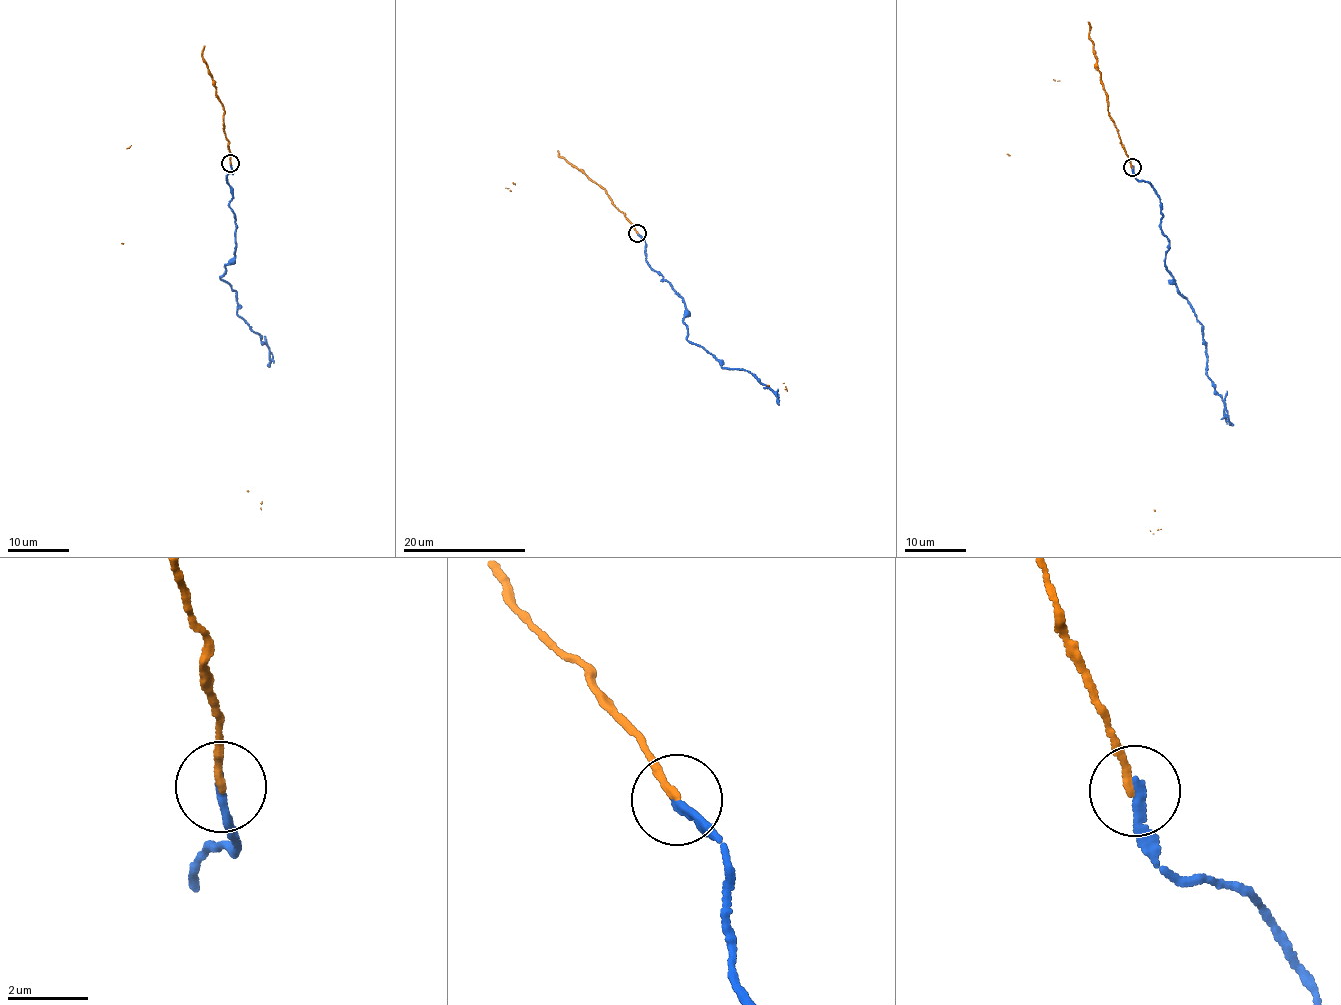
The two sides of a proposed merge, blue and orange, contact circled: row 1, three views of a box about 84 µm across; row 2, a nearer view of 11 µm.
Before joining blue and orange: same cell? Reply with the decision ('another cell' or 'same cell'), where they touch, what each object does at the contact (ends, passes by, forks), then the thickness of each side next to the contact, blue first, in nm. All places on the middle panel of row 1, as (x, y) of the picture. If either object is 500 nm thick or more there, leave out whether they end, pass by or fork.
another cell | (637, 233) | blue ends | orange ends | 240/170 nm

